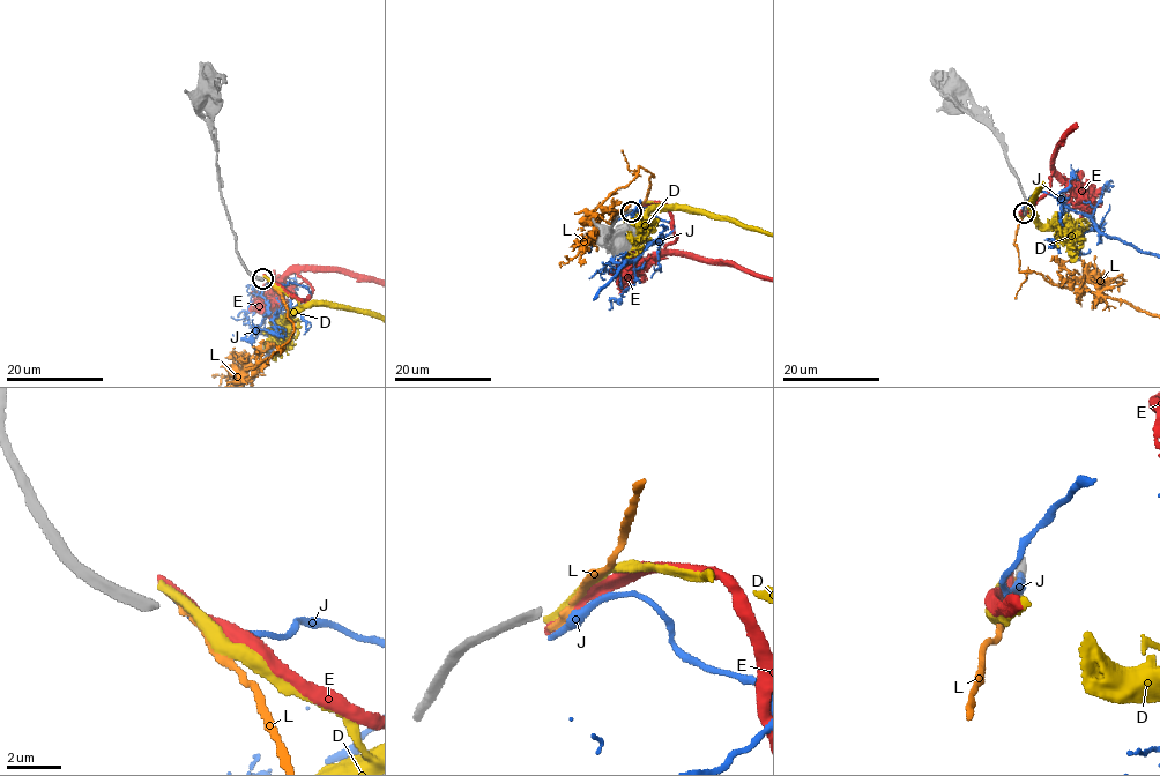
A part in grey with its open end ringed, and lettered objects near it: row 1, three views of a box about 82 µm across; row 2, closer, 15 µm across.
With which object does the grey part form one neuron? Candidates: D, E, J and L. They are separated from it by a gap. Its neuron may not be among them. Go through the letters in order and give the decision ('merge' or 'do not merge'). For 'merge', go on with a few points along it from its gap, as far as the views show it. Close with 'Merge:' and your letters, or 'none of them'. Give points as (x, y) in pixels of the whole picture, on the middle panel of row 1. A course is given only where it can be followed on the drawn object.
D: do not merge
E: merge
J: do not merge
L: do not merge
Merge: E

